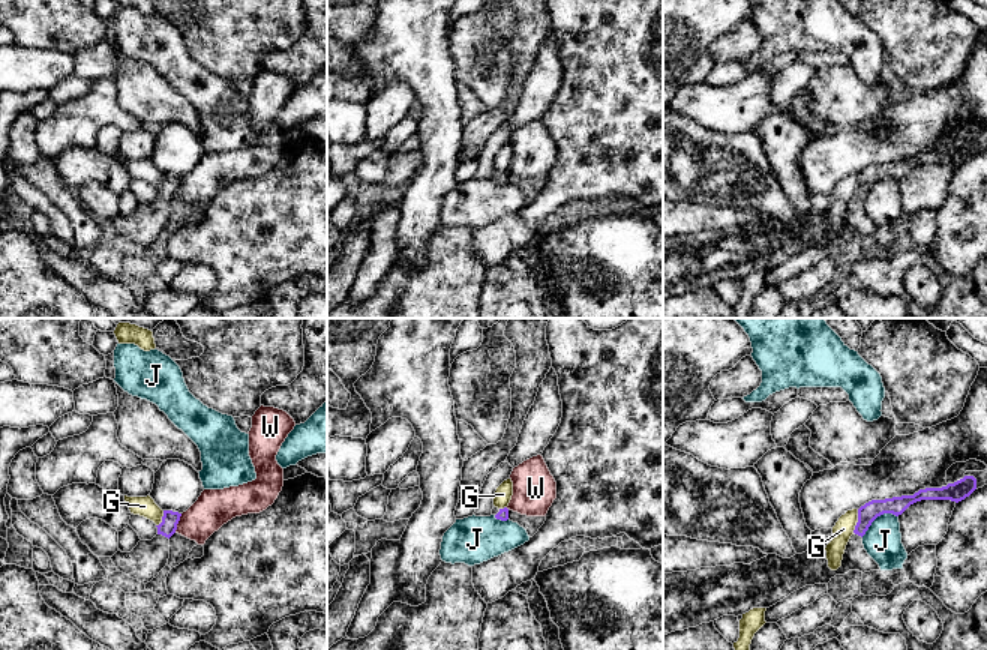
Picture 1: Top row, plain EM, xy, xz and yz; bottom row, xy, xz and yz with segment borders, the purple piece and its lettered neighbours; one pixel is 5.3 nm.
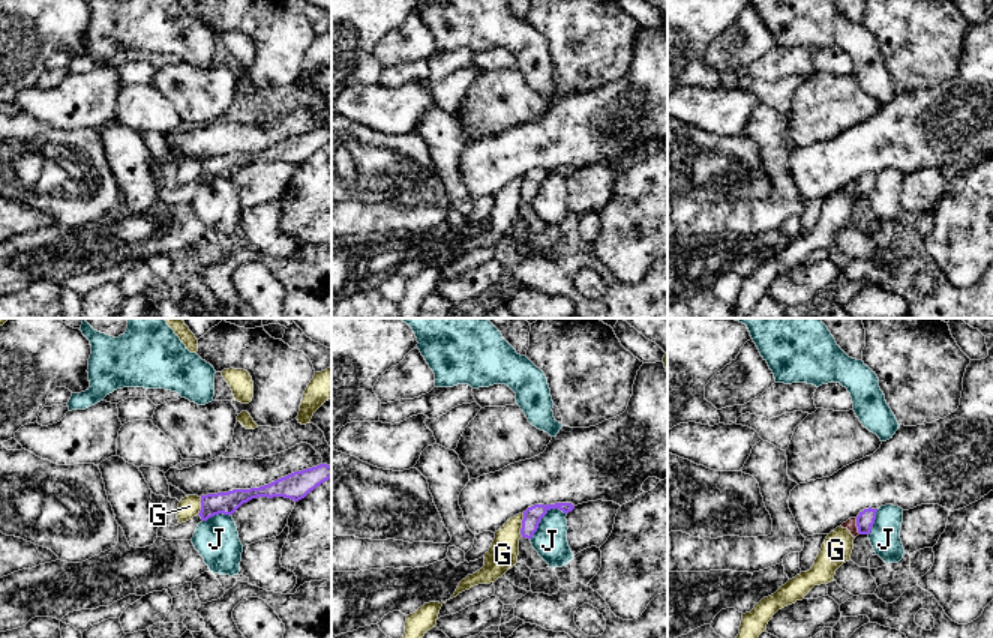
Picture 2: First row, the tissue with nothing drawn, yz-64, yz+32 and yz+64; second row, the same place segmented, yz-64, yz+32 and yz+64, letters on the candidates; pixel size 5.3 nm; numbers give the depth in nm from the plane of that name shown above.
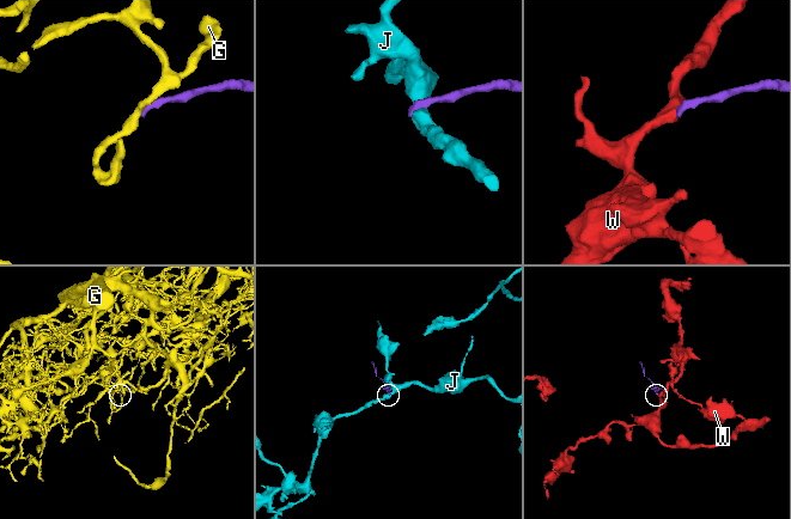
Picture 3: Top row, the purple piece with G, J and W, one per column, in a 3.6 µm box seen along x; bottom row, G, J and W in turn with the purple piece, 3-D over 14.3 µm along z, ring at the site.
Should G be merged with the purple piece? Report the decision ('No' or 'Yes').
No

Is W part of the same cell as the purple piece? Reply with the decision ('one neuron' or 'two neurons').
two neurons

